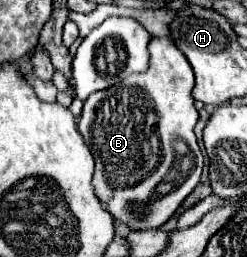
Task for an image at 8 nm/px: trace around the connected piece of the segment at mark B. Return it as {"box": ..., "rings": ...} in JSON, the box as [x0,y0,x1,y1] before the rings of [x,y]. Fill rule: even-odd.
{"box":[77,37,203,229],"rings":[[[153,37],[149,41],[149,55],[151,59],[145,73],[133,73],[121,83],[89,95],[83,103],[83,113],[77,125],[95,157],[93,187],[97,197],[113,215],[113,219],[129,223],[131,229],[161,227],[195,189],[203,171],[203,155],[193,133],[193,127],[199,119],[191,97],[193,69],[169,37]]]}

